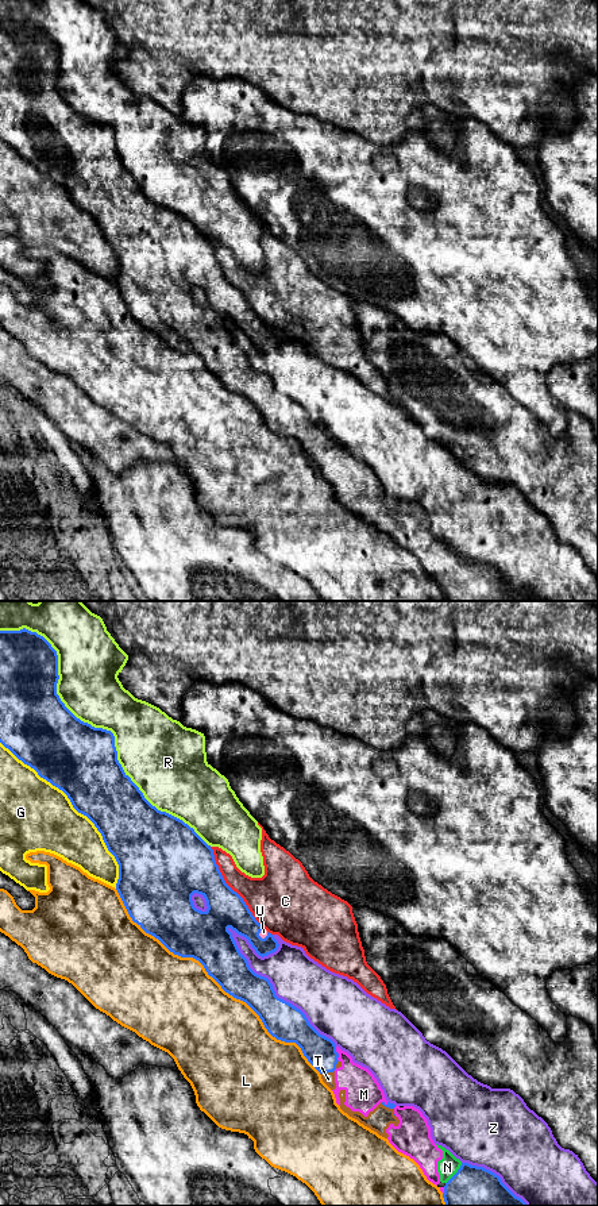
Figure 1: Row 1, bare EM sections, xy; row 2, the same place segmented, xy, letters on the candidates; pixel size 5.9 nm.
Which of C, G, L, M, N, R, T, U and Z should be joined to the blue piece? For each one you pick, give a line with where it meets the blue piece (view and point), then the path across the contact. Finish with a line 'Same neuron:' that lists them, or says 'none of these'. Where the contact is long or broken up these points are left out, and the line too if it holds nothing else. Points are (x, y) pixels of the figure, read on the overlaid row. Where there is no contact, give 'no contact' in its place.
M: meets blue in xy at (338, 1054)
N: meets blue in xy at (455, 1174)
T: meets blue in xy at (327, 1072)
U: meets blue in xy at (259, 932); runs through xy (226, 909), (259, 932), (263, 932)
Same neuron: M, N, T, U

